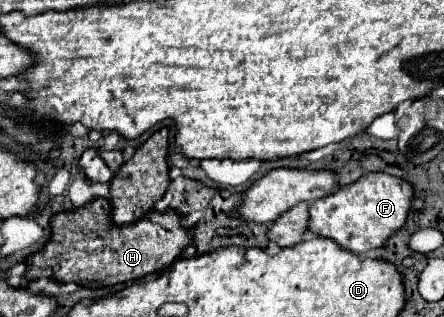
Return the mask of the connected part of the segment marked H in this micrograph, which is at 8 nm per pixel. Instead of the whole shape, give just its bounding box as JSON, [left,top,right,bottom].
[26,198,192,288]

